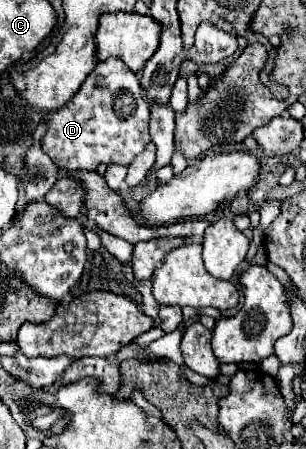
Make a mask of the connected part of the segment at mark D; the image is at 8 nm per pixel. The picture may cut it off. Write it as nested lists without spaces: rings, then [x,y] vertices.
[[[98,62],[80,90],[56,112],[46,114],[48,132],[42,150],[64,170],[96,170],[98,164],[130,164],[150,142],[148,102],[142,98],[138,76],[124,62]]]

